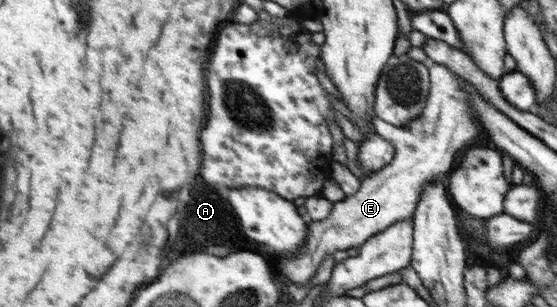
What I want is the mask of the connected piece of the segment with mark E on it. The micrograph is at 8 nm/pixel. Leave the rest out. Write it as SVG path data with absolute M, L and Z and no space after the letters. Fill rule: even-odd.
M438 63L429 68L429 74L430 94L420 118L413 119L408 126L394 126L381 118L373 122L377 135L394 144L393 159L374 174L364 176L360 188L352 196L333 203L330 214L324 220L309 222L309 234L302 251L292 256L281 256L280 267L276 267L276 271L287 289L306 284L326 254L358 249L364 241L390 225L413 219L424 185L449 174L456 162L456 154L476 142L481 128L474 117L474 105L470 103L468 93L458 85L458 75L446 65ZM423 121L434 124L433 135L425 132Z

